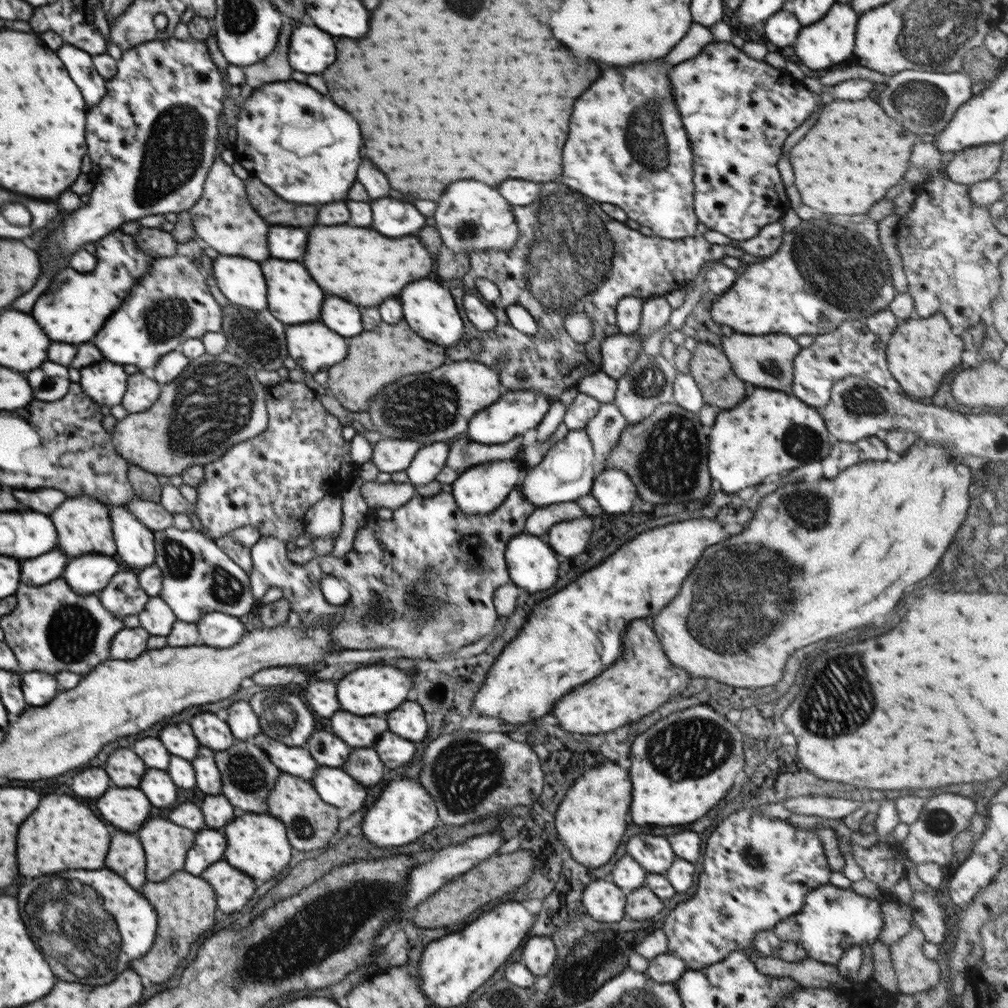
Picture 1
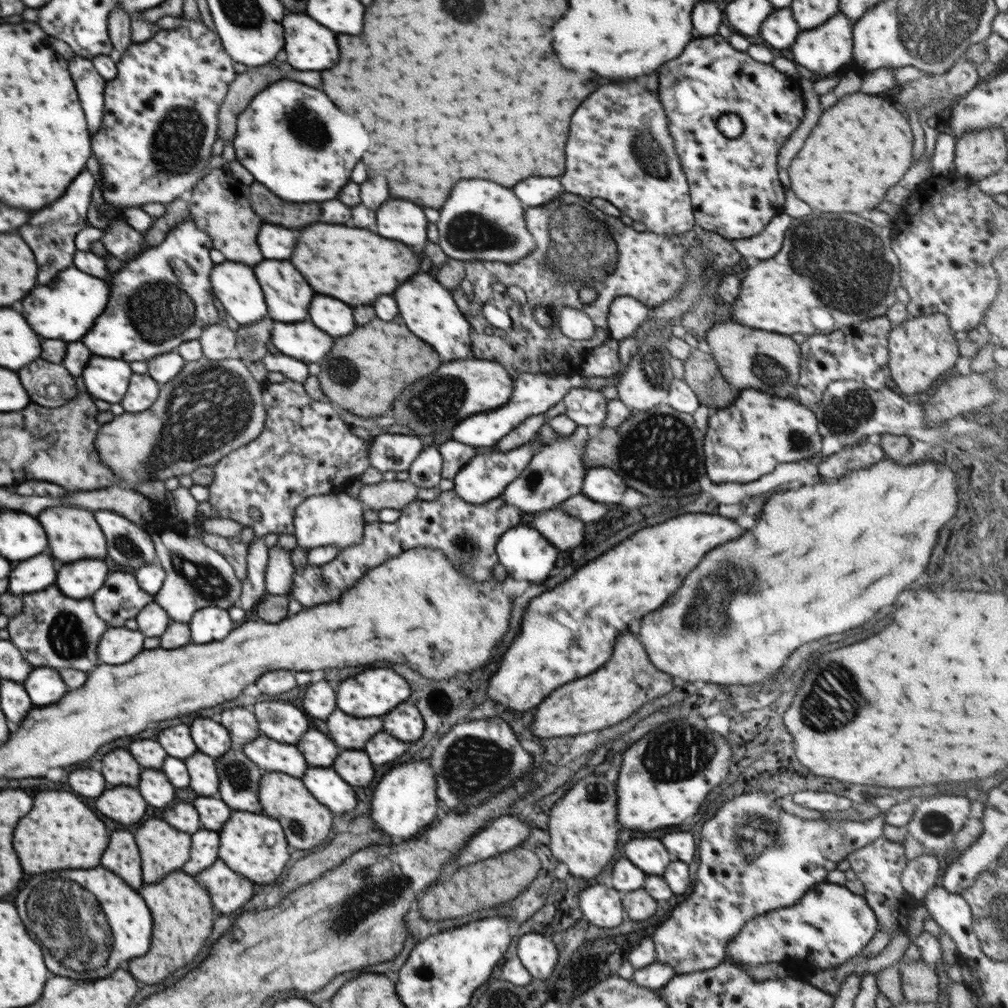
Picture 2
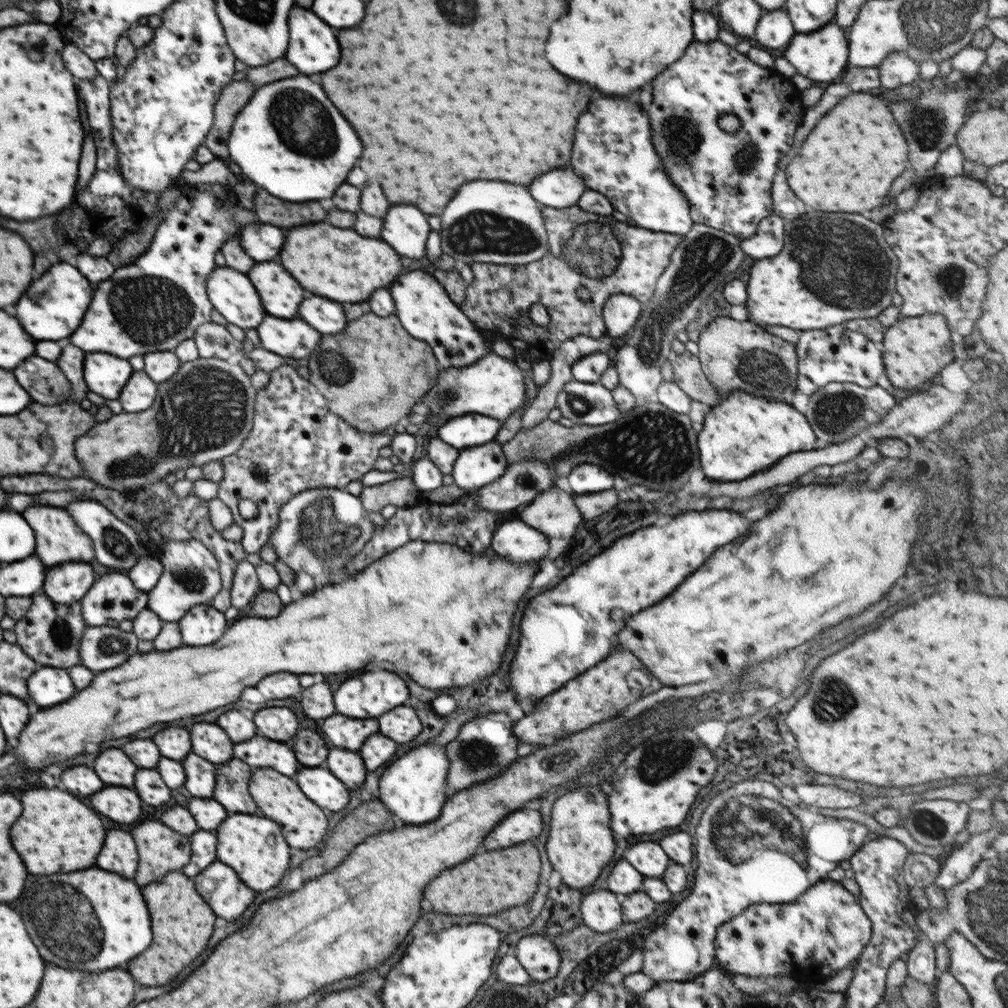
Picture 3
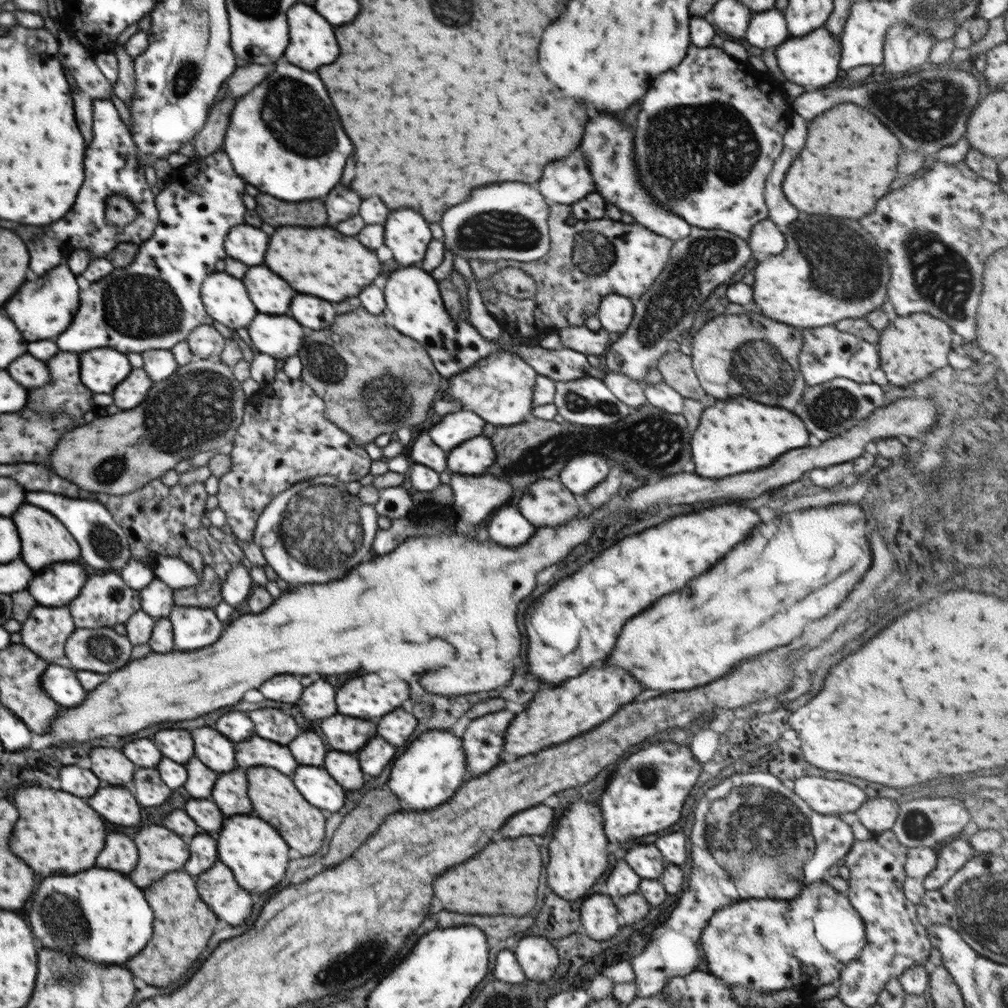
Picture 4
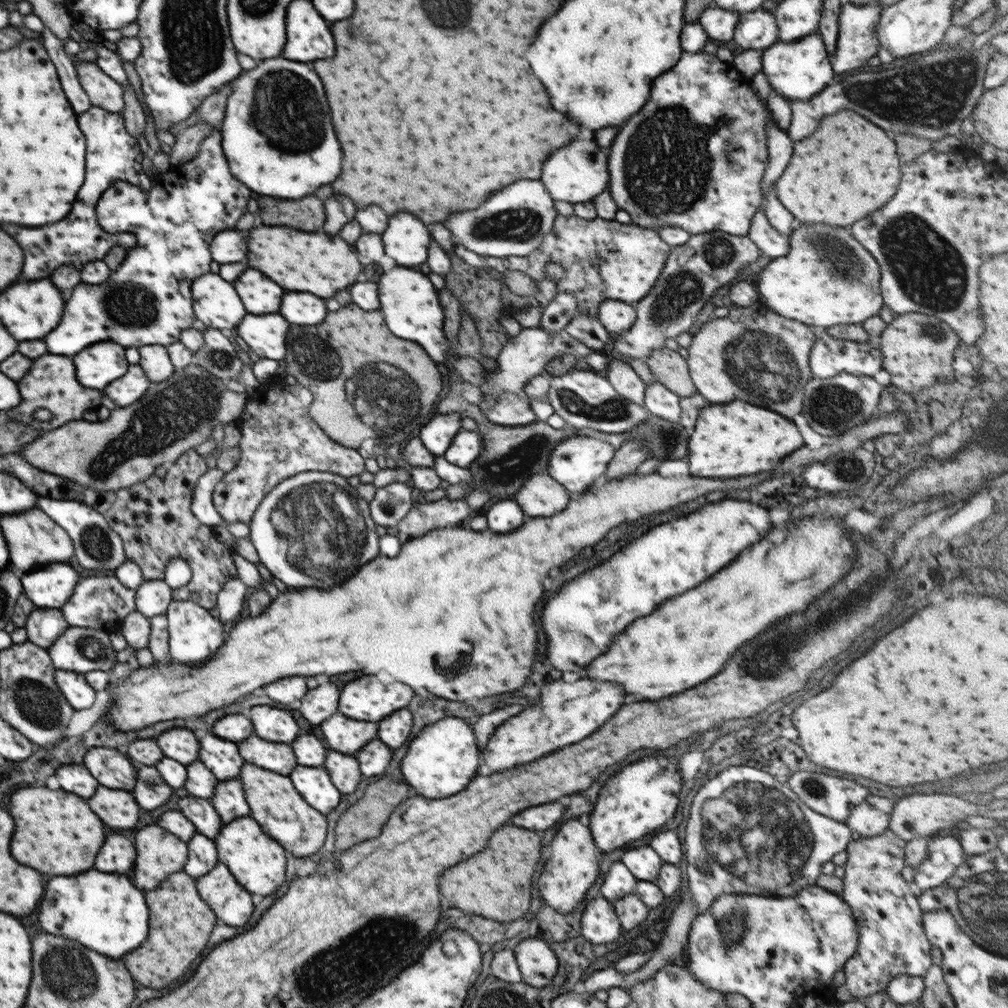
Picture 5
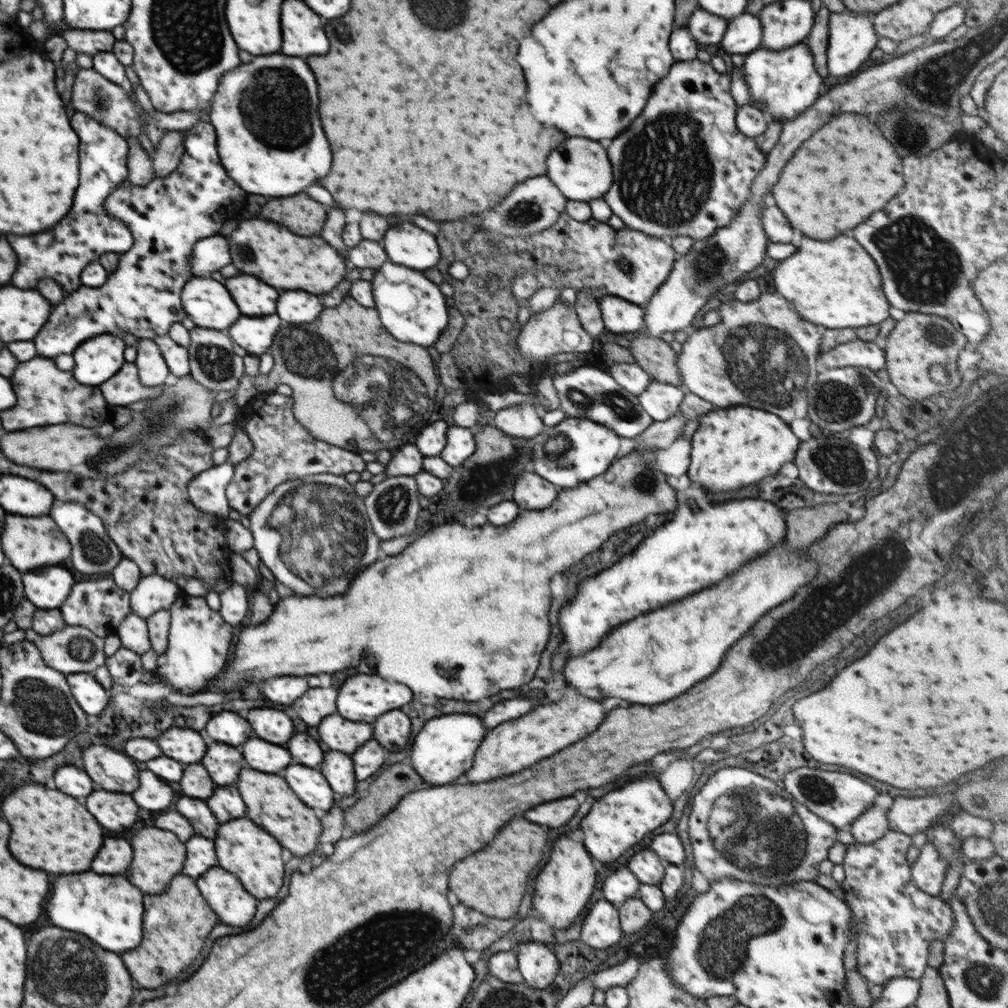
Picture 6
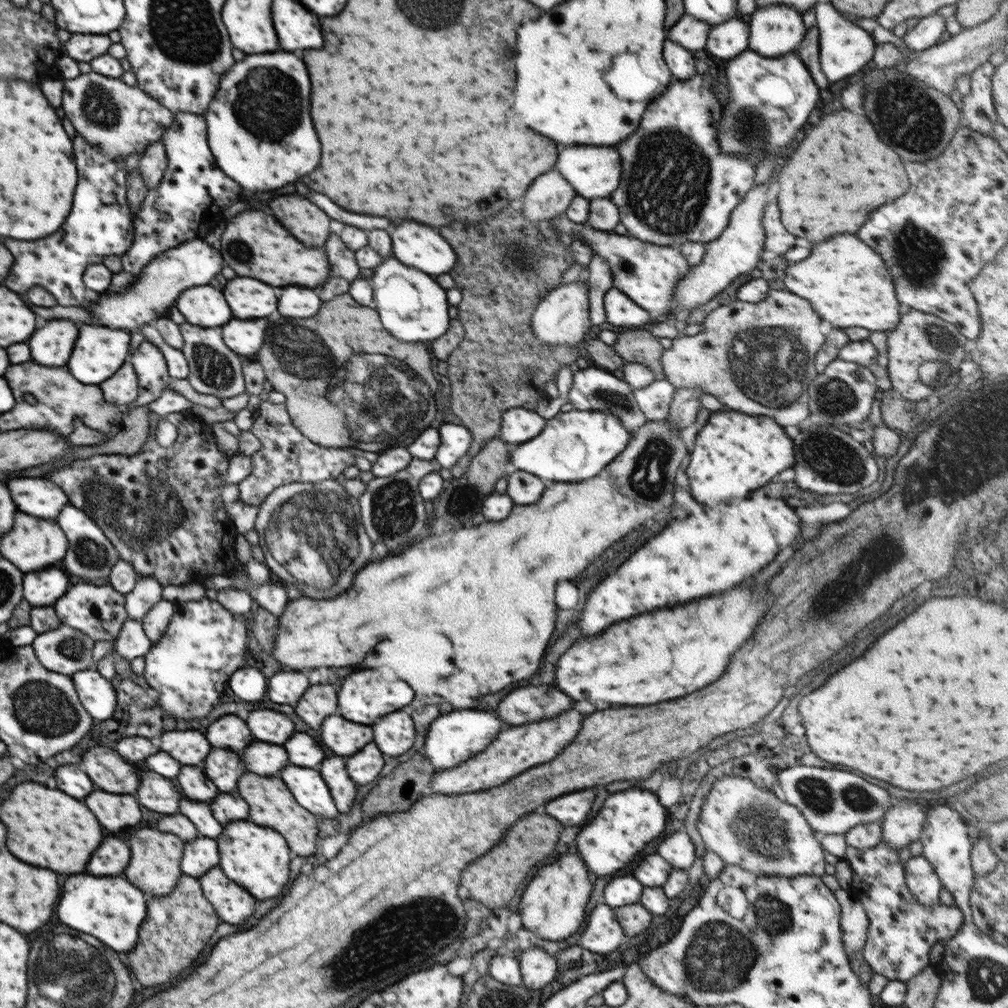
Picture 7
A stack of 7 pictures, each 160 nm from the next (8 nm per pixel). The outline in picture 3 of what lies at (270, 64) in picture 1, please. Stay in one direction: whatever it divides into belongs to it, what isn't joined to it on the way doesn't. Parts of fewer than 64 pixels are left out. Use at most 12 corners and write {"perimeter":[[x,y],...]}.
{"perimeter":[[246,79],[230,81],[215,102],[204,146],[232,162],[228,138],[236,115],[256,92]]}

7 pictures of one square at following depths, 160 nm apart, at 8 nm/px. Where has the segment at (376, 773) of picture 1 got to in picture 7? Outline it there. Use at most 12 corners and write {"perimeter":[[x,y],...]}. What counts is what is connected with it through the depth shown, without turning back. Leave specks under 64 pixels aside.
{"perimeter":[[330,756],[320,764],[340,812],[350,810],[356,783],[344,758]]}

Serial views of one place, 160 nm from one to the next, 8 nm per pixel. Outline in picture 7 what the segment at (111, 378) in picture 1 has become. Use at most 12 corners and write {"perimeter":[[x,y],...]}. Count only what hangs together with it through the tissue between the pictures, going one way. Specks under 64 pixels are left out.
{"perimeter":[[80,332],[68,360],[82,384],[108,380],[130,354],[131,333]]}

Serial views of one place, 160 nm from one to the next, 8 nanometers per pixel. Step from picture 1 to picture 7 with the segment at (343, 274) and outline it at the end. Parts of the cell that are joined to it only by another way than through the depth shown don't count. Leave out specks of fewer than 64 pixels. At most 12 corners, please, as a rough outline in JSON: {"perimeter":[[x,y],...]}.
{"perimeter":[[262,210],[236,216],[220,254],[238,276],[316,288],[324,248]]}

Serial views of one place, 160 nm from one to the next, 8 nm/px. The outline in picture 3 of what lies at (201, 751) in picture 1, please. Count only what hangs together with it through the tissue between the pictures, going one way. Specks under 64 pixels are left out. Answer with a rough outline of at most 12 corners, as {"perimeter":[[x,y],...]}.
{"perimeter":[[184,758],[186,788],[193,797],[212,799],[216,771],[208,760]]}

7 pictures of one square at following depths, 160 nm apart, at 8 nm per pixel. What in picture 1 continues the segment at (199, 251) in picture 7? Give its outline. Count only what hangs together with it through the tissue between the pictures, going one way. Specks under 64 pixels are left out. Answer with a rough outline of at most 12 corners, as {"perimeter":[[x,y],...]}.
{"perimeter":[[290,226],[270,228],[270,256],[300,260],[306,232]]}

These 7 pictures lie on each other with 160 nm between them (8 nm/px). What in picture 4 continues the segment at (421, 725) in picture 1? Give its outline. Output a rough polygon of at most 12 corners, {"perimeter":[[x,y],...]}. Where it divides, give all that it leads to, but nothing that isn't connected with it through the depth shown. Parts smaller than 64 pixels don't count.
{"perimeter":[[402,708],[380,718],[378,734],[402,746],[416,730],[416,718]]}

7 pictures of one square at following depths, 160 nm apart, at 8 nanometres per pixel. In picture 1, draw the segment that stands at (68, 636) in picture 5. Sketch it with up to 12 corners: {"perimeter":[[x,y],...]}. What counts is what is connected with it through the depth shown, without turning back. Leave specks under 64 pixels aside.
{"perimeter":[[122,628],[112,639],[116,660],[134,660],[146,650],[144,628]]}

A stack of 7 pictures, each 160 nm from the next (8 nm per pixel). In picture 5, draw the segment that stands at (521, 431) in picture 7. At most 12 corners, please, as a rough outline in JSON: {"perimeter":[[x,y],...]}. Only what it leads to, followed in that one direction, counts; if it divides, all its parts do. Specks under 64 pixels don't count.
{"perimeter":[[523,327],[483,372],[480,405],[490,422],[537,420],[525,384],[547,362],[593,351],[565,329]]}

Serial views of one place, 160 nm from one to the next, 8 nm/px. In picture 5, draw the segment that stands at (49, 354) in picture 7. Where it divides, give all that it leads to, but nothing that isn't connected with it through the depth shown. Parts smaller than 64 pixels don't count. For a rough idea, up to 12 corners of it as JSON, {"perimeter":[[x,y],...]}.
{"perimeter":[[214,128],[182,186],[117,181],[97,202],[136,246],[80,281],[48,352],[168,346],[250,190]]}

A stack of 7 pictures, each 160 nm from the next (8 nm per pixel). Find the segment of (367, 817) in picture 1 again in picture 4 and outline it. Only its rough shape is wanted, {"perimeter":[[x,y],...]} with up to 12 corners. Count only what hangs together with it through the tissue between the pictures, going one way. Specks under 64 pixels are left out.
{"perimeter":[[416,738],[387,784],[400,811],[432,810],[466,770],[462,738]]}

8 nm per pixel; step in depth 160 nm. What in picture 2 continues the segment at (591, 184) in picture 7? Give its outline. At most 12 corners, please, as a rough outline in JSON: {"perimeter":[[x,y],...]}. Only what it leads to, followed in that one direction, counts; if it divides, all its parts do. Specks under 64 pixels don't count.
{"perimeter":[[528,178],[512,192],[527,207],[563,195],[558,178]]}

